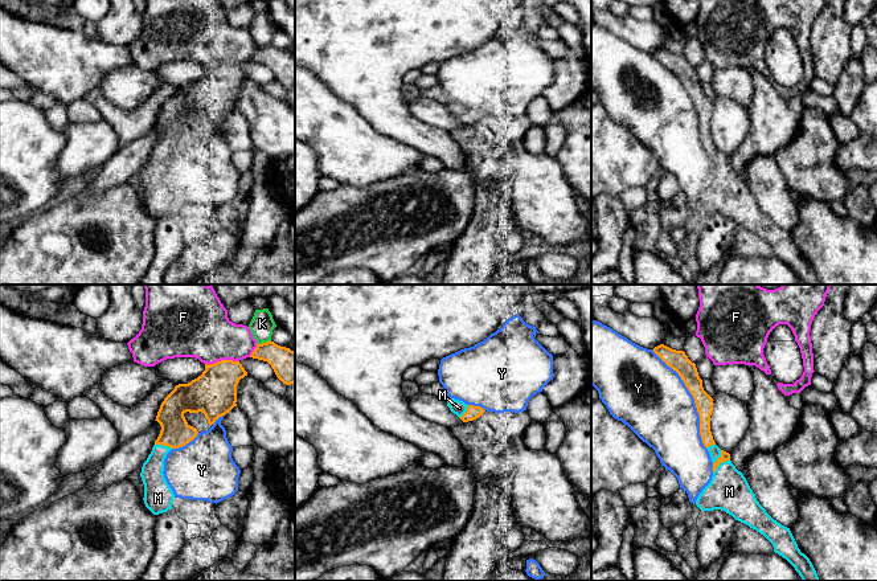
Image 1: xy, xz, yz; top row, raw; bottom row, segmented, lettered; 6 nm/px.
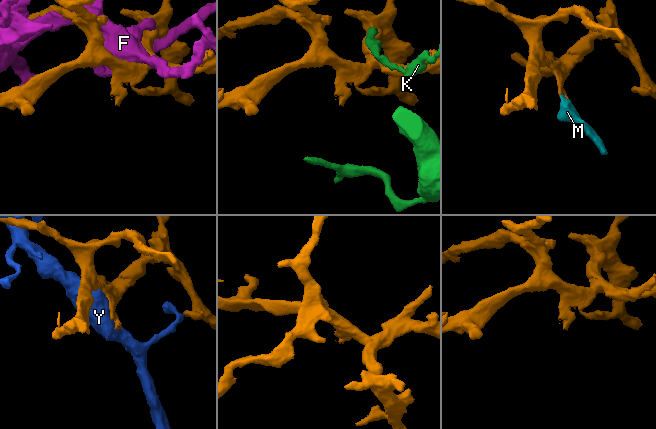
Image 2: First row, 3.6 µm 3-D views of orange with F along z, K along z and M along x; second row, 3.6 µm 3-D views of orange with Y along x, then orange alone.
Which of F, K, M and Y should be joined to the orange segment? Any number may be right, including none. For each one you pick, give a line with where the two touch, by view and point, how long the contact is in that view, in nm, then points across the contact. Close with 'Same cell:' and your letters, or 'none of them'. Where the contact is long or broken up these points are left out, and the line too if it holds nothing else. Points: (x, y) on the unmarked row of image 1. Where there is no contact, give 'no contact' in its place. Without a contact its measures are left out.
M: contact yz (718, 168); length 130 nm; way yz (725, 159), (718, 168), (724, 174), (729, 195)
Same cell: M

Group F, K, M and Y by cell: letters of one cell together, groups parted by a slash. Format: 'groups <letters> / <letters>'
groups F / K / M / Y

